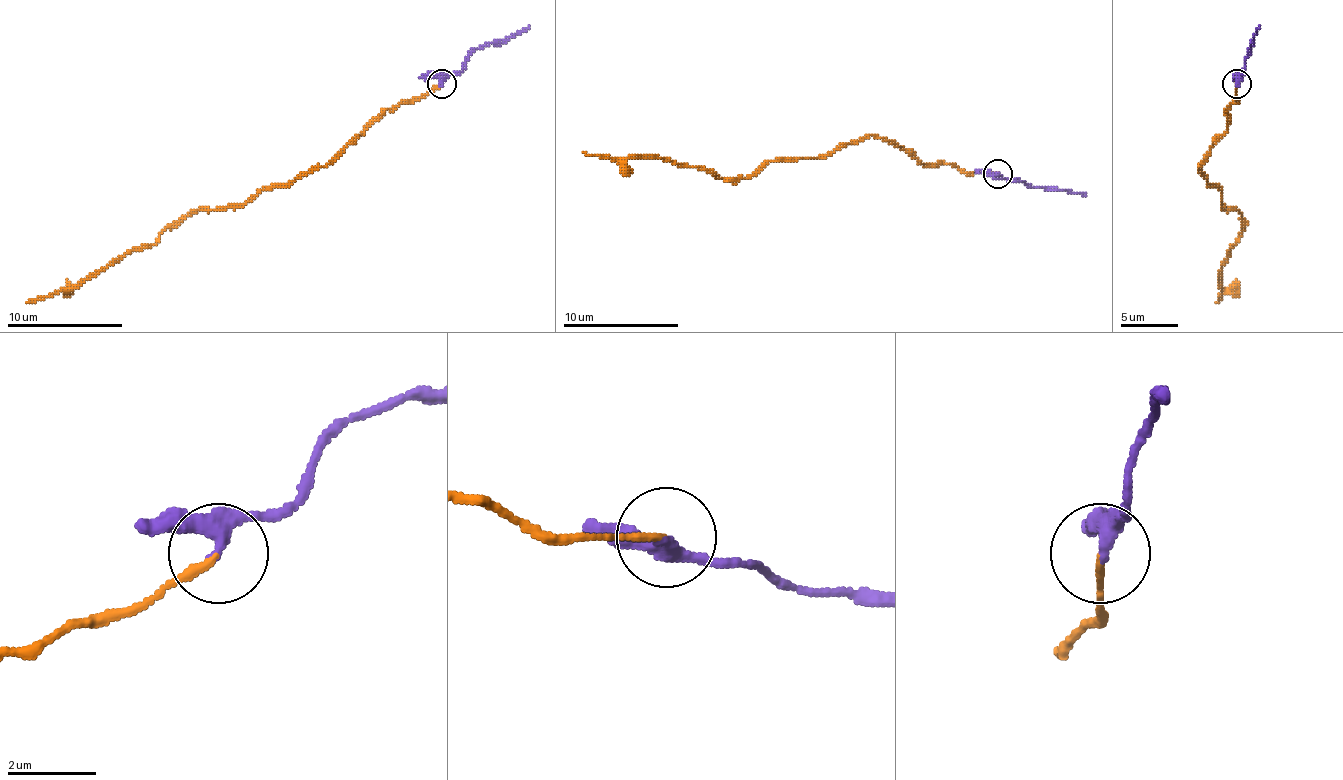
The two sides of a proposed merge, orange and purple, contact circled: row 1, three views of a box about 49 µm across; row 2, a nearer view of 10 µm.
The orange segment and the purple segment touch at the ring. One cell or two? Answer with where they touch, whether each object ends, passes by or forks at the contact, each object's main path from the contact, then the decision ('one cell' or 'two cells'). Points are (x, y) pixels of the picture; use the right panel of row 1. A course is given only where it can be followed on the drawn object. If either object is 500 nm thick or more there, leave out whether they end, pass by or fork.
at (1237, 84); orange ends there; purple passes by; orange runs (1236, 83), (1227, 129), (1198, 170), (1222, 193), (1224, 210), (1242, 216), (1242, 233), (1222, 268), (1216, 302); purple runs (1236, 83), (1259, 25); one cell

